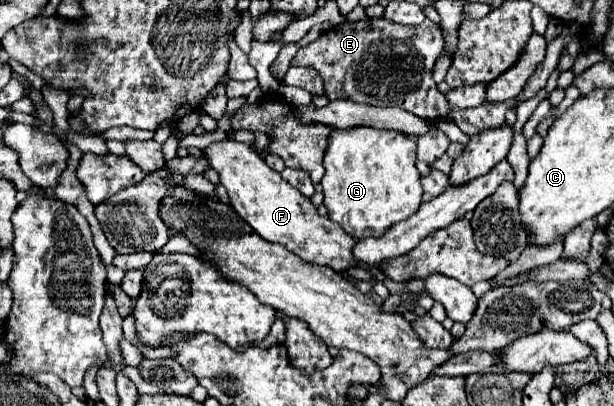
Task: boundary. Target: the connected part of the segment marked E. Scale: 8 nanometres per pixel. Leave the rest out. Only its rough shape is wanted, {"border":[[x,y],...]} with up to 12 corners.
{"border":[[433,20],[343,22],[299,48],[327,98],[449,118],[465,134],[517,102],[453,108]]}

